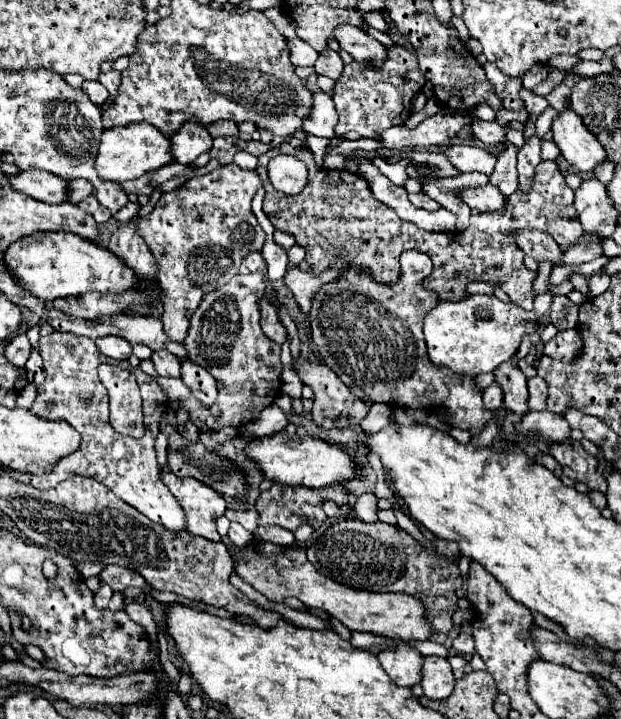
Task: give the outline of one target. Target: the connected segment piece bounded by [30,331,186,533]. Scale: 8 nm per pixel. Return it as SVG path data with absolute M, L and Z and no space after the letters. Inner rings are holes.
M56 331L50 337L40 337L38 345L40 345L40 355L44 359L46 379L40 385L36 401L32 403L30 409L34 415L44 419L66 419L70 425L78 429L78 433L82 435L82 443L80 449L76 449L76 453L62 457L54 465L52 473L32 475L30 483L36 489L52 489L70 475L96 477L100 483L110 487L116 497L136 507L150 521L156 521L166 529L172 529L174 533L182 531L186 525L184 511L176 501L176 497L170 493L170 489L160 481L162 467L158 465L154 451L154 439L160 433L158 423L164 413L164 405L158 403L156 399L144 399L146 435L142 439L120 435L118 431L112 429L108 421L108 393L96 373L104 355L100 355L94 341L88 337ZM46 401L54 401L56 407L52 411L46 411L44 409Z

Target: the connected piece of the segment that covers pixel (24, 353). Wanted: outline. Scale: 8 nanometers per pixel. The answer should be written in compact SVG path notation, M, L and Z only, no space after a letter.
M18 333L4 347L4 357L8 361L12 361L12 365L16 365L16 367L24 367L24 363L28 361L28 355L30 355L30 341L28 341L26 333Z

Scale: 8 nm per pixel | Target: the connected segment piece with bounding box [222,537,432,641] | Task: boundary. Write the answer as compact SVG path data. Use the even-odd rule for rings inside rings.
M230 537L222 539L232 551L234 571L256 591L266 595L270 601L284 601L286 597L298 597L308 607L318 607L328 611L334 619L346 625L350 631L366 631L376 635L386 635L402 641L426 641L432 635L428 621L424 621L424 605L412 595L400 593L372 593L366 589L350 589L318 573L318 569L306 559L306 549L280 547L266 541L252 539L244 549L234 547Z

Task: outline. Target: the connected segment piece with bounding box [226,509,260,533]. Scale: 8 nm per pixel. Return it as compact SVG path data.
M228 509L226 515L228 515L230 521L242 523L250 533L254 533L254 529L258 527L258 519L260 519L260 513L256 509L248 509L248 511L232 511L232 509Z

